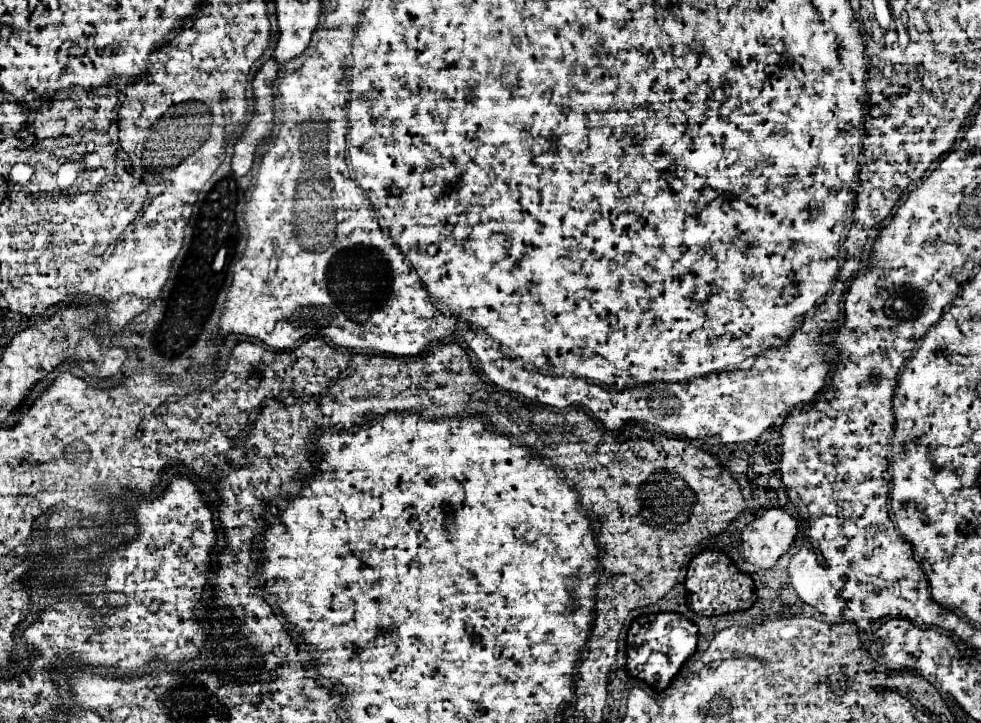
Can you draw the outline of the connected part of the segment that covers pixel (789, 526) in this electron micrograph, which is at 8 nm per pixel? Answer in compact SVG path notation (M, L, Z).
M770 507L762 517L748 523L742 531L740 553L746 561L770 569L788 551L796 535L796 519L780 509Z

